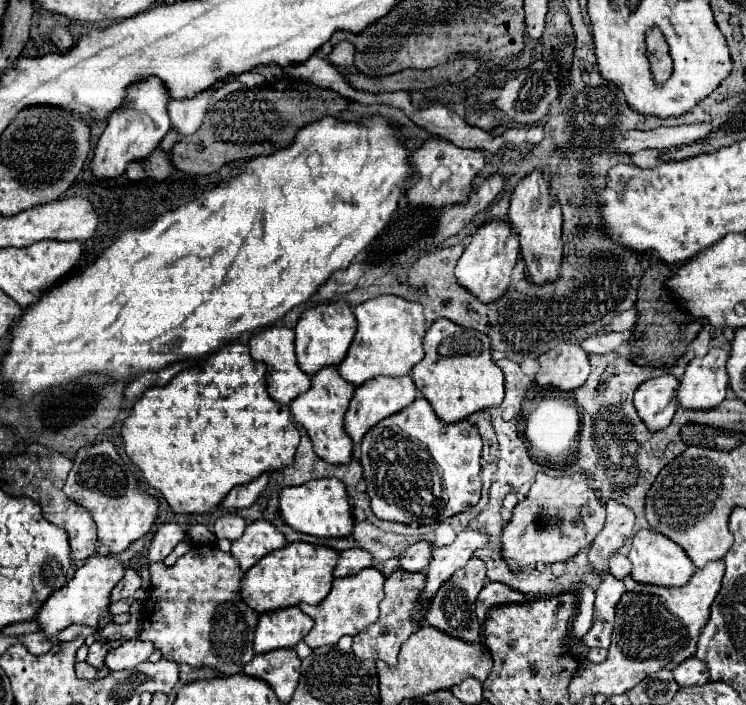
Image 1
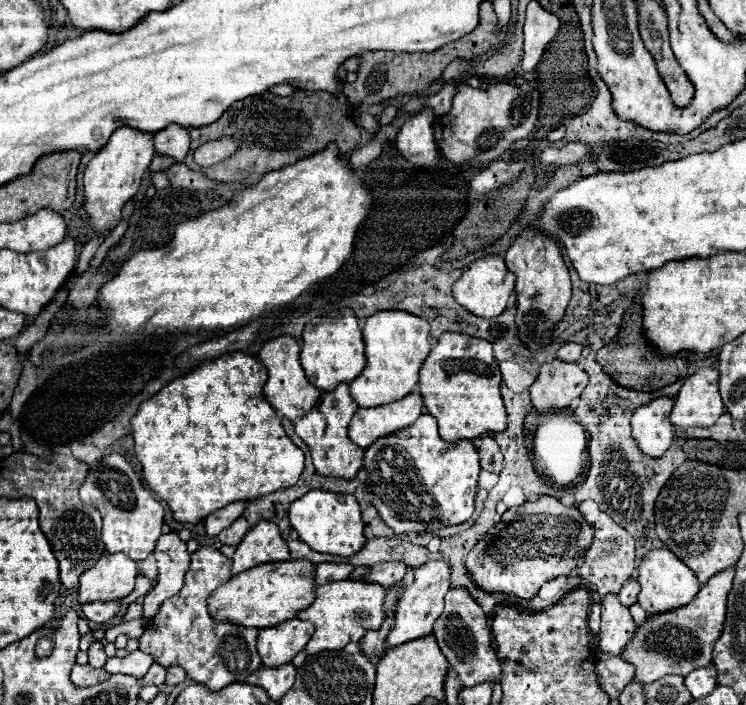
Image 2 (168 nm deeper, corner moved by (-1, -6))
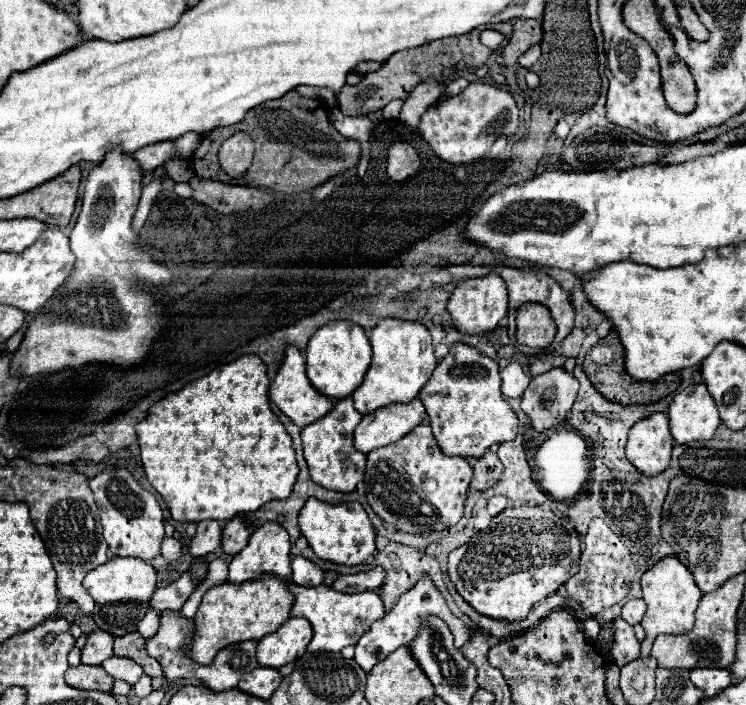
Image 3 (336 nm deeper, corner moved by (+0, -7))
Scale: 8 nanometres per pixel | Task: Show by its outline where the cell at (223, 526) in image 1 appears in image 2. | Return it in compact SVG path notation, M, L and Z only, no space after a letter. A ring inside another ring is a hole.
M236 519L228 529L224 529L220 535L218 535L218 539L222 541L222 543L226 543L226 545L238 545L240 541L242 541L242 537L246 535L246 531L250 529L250 525L248 525L248 521L246 519Z

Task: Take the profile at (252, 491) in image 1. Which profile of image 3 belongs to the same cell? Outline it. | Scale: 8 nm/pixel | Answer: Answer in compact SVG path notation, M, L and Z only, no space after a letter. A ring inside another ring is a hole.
M203 520L197 524L197 532L189 538L189 554L193 558L203 558L211 554L221 544L221 524L217 520Z

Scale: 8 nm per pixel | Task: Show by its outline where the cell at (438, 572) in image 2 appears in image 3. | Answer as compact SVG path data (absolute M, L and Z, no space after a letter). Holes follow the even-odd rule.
M425 576L423 580L419 580L419 584L417 584L415 588L411 588L411 592L405 592L405 594L399 598L397 606L395 606L389 614L385 614L381 620L373 622L371 628L369 628L369 632L365 632L365 634L361 636L361 640L355 644L355 662L357 662L365 672L369 672L375 664L379 664L381 660L385 660L385 658L387 658L391 652L395 652L399 646L409 644L409 642L415 638L415 632L419 630L419 622L427 620L427 616L431 616L431 614L443 618L449 626L453 626L453 624L457 622L457 618L455 618L455 616L451 614L451 610L447 608L447 604L445 604L441 592L435 588L435 584L431 582L431 578Z

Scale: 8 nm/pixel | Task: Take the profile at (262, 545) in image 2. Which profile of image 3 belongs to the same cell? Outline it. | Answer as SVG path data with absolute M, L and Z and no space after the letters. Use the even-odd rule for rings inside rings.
M263 524L257 528L249 544L233 556L229 564L231 582L257 580L263 574L273 574L279 578L291 578L291 546L289 536L279 524Z

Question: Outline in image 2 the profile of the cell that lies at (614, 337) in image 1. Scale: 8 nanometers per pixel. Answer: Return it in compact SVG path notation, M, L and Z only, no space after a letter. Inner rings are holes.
M564 343L560 347L560 351L556 353L556 357L564 359L564 361L580 361L582 349L584 349L584 345L580 345L580 343Z

